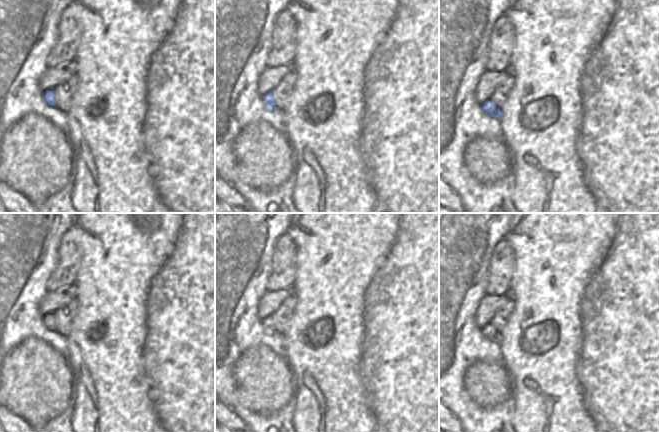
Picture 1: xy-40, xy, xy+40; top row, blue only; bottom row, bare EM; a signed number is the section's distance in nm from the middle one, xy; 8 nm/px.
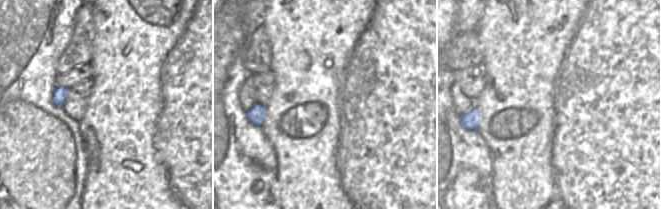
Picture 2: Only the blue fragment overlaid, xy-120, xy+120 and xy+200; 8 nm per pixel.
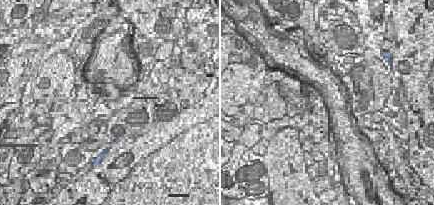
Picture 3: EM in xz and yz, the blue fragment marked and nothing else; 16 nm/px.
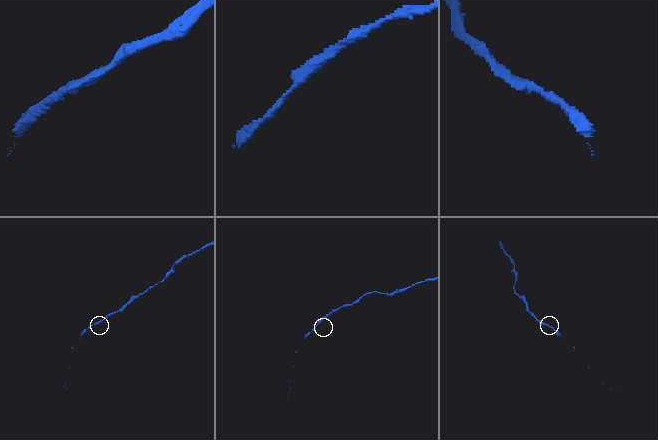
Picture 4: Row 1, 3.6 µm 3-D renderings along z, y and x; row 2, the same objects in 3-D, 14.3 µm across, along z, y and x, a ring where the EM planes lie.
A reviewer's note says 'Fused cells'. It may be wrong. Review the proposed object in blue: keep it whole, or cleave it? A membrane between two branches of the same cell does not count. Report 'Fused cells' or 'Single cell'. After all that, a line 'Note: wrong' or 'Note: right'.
Single cell
Note: wrong

